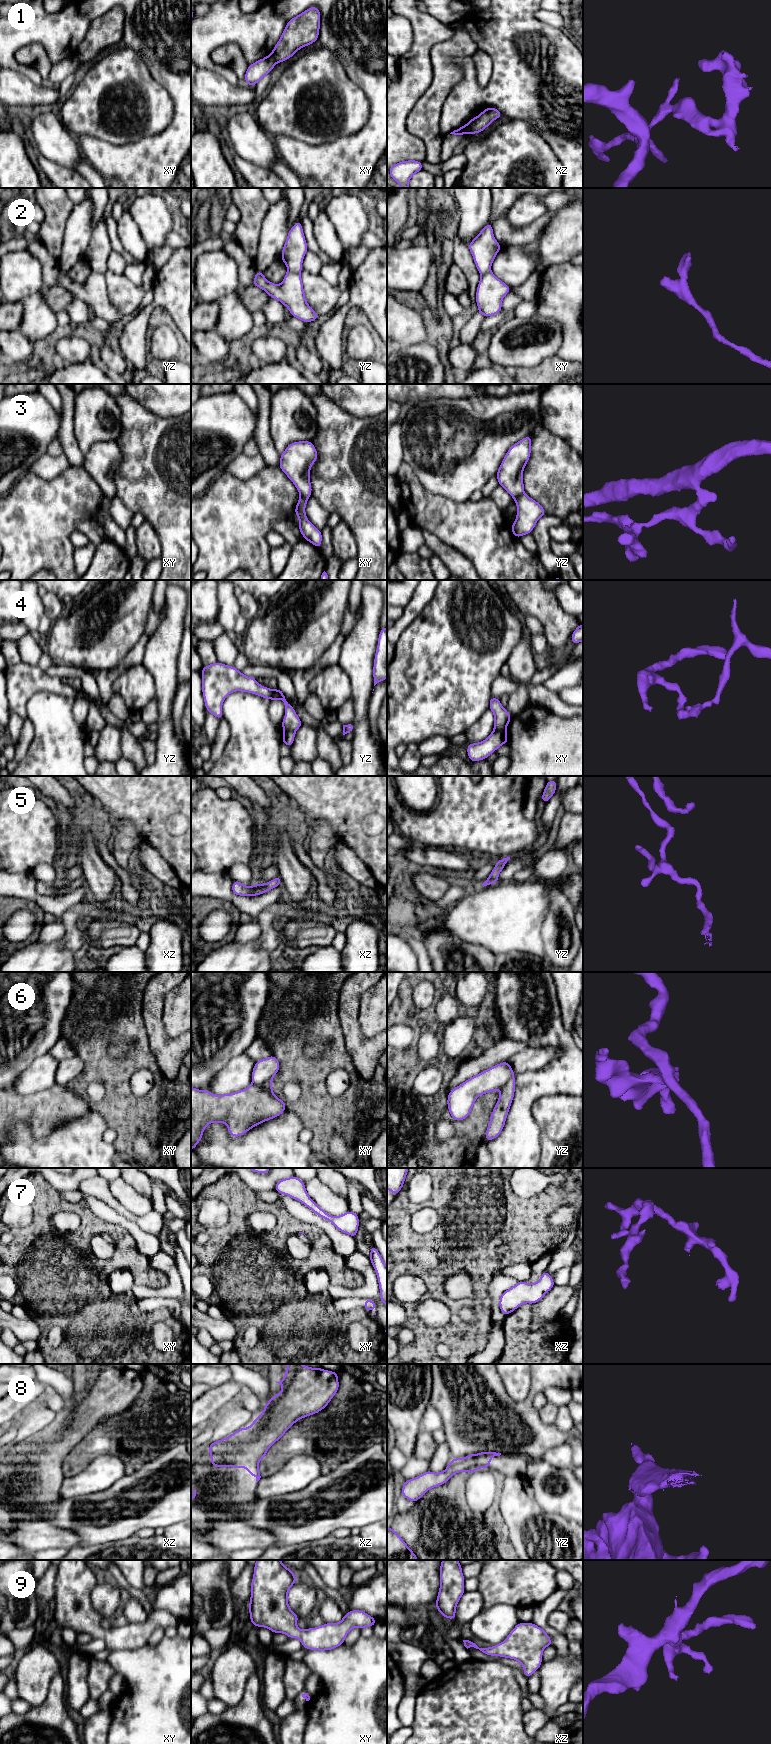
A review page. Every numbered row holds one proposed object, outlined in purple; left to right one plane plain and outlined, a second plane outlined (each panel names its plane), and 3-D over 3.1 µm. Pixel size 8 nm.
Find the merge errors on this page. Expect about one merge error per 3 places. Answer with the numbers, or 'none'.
1, 2, 3, 4, 6

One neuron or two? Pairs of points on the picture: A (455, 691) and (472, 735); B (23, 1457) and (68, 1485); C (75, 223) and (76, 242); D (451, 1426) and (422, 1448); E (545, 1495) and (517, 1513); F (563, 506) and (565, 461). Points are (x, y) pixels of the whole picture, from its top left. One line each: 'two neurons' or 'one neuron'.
A: two neurons
B: two neurons
C: one neuron
D: two neurons
E: two neurons
F: one neuron

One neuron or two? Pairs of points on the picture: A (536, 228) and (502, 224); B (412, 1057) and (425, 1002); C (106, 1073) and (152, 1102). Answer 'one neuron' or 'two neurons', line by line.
A: one neuron
B: two neurons
C: one neuron

